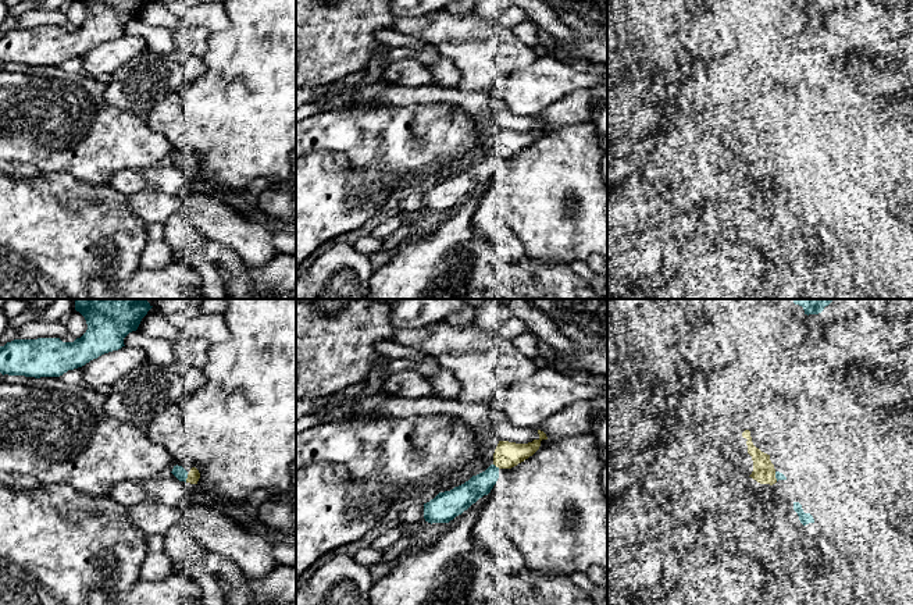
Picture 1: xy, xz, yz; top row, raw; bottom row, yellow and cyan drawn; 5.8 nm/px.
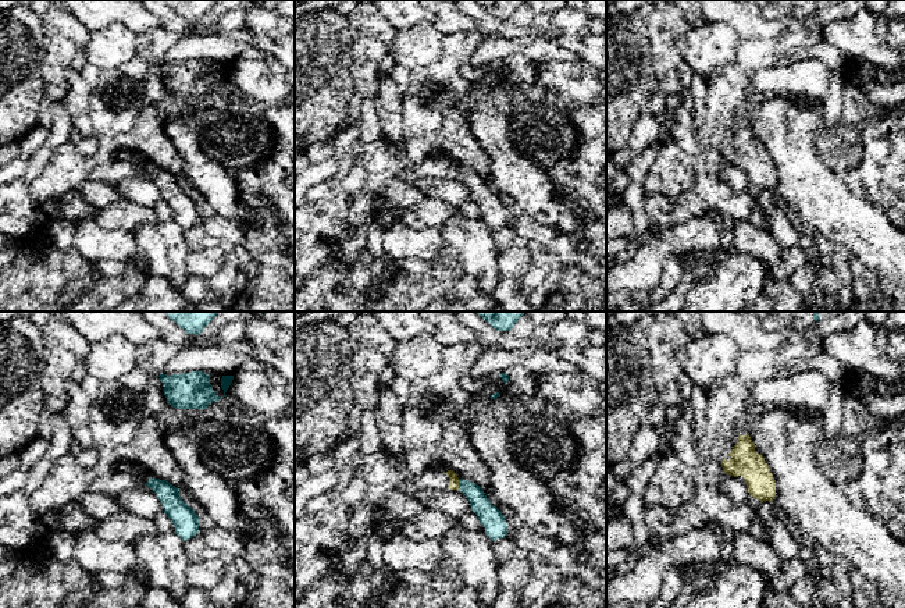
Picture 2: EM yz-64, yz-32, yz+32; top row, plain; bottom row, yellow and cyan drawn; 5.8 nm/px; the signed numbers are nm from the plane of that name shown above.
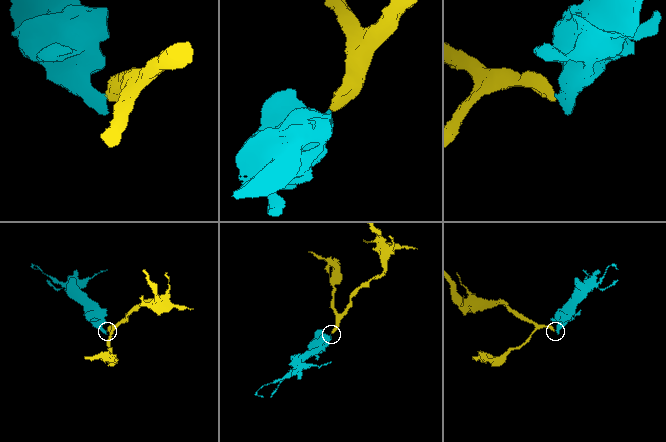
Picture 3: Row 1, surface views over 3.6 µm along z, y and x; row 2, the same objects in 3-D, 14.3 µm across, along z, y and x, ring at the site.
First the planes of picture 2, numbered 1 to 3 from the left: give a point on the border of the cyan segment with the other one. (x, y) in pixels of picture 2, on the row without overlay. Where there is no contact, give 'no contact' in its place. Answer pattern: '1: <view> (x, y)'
1: no contact
2: yz-32 (458, 173)
3: no contact

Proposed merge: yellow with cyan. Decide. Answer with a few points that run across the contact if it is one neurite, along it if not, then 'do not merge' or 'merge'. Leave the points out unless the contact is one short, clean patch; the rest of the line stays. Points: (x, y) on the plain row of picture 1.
merge

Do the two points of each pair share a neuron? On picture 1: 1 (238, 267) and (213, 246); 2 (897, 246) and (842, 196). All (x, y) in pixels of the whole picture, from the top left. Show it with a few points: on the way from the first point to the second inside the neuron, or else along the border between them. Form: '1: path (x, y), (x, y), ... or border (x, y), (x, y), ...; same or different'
1: path (232, 266), (218, 252); same
2: path (883, 234), (856, 209); same

